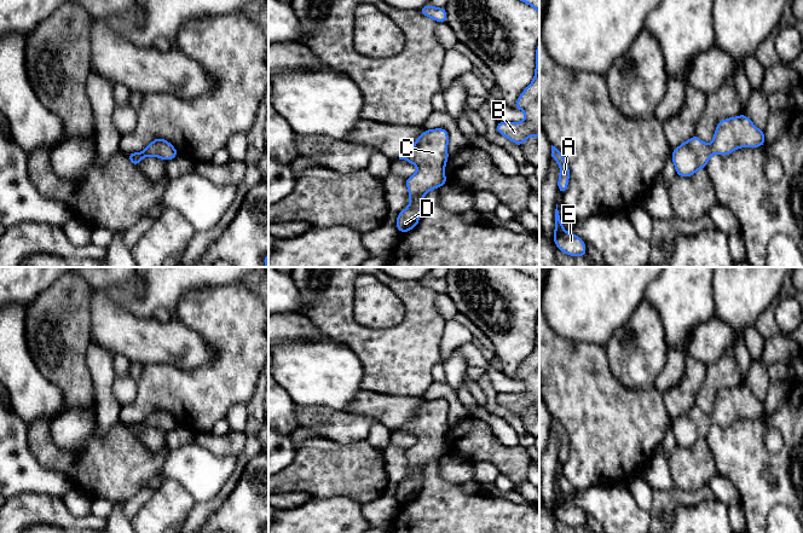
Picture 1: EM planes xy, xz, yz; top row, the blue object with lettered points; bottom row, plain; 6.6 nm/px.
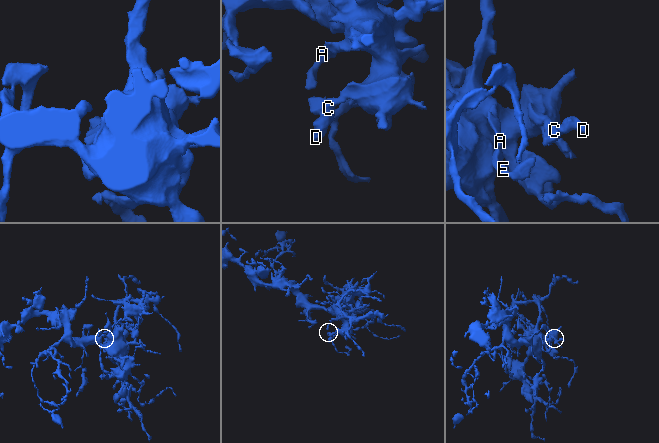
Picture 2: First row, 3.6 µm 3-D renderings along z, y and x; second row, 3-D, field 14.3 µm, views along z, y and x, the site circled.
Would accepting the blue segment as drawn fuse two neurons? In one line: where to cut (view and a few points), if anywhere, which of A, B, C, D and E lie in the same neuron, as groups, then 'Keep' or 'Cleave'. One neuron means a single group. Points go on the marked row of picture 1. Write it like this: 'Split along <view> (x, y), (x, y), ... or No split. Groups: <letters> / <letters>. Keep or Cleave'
No split. Groups: A B C D E. Keep

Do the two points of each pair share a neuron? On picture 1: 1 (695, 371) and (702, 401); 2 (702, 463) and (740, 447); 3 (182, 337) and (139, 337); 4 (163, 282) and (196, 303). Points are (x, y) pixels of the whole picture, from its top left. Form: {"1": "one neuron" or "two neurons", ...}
{"1": "two neurons", "2": "two neurons", "3": "one neuron", "4": "two neurons"}

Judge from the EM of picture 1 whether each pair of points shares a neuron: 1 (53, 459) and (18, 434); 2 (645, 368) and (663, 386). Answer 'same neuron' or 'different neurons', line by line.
1: different neurons
2: different neurons

